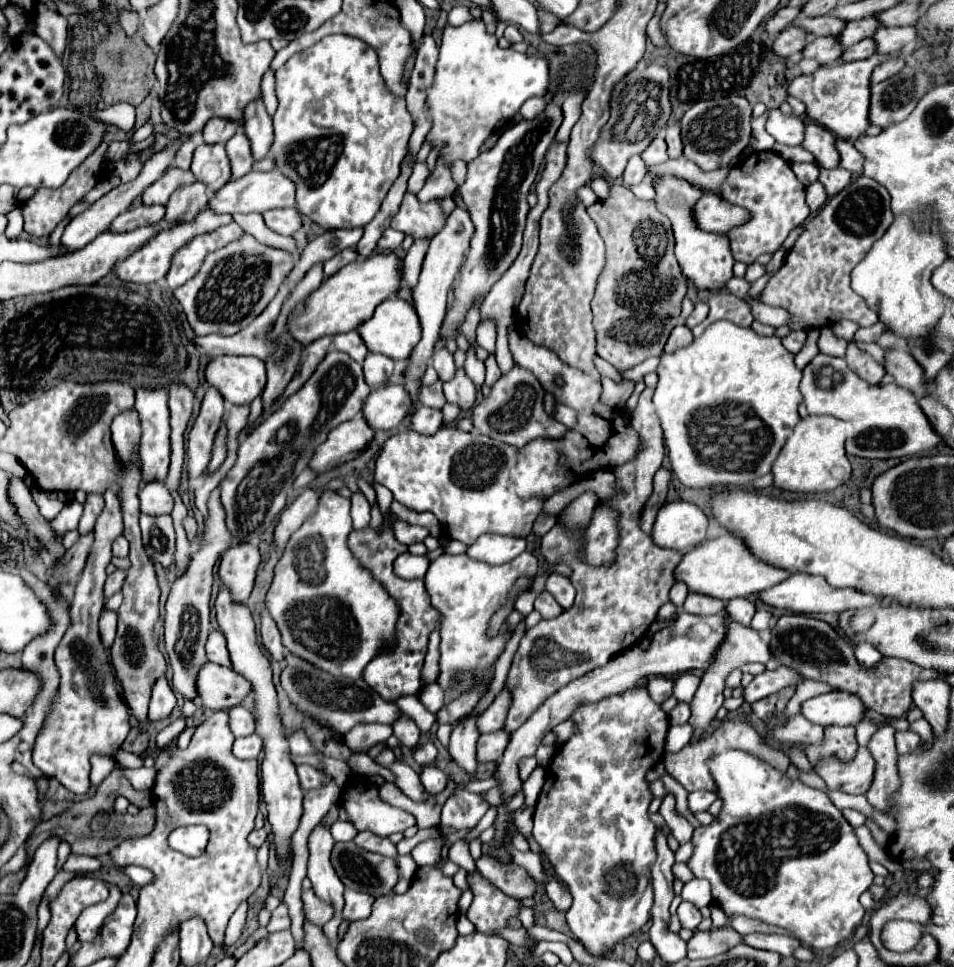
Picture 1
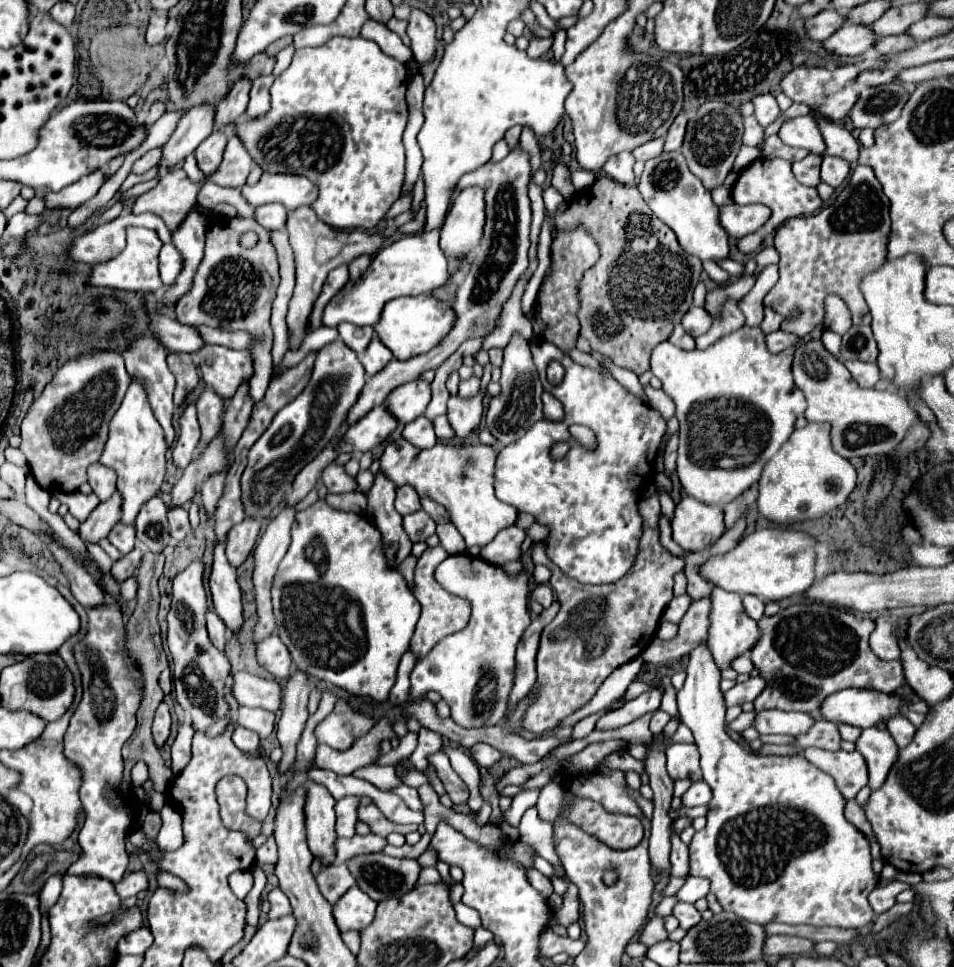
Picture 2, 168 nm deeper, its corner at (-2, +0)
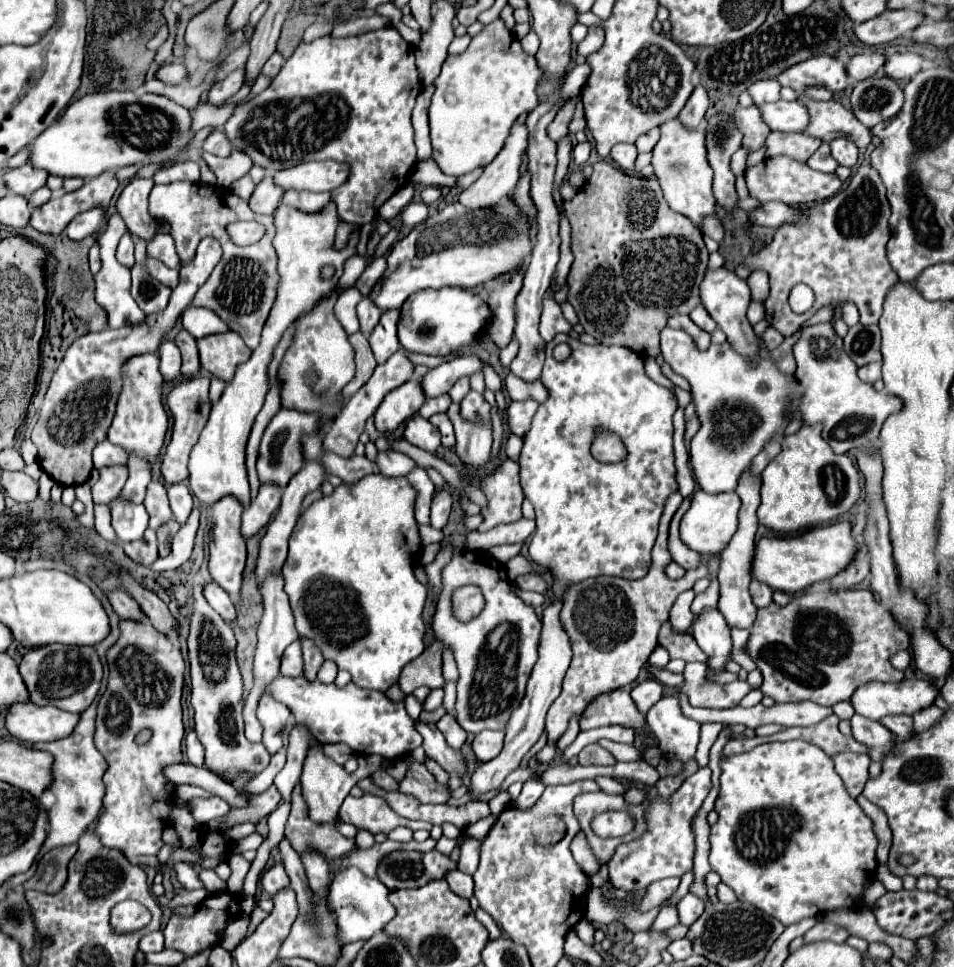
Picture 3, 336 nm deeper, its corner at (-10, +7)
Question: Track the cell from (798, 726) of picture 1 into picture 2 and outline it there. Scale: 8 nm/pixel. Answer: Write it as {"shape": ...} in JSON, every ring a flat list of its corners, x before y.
{"shape":[[762,710,754,718,754,728,760,734,790,734,798,736,810,730,814,718,804,712,784,712,784,710]]}

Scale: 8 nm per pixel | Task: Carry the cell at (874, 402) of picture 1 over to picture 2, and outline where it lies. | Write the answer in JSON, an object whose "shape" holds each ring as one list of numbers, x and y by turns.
{"shape":[[820,340,802,342,794,350,792,374,796,386,804,392,808,408,804,412,808,422,828,422,832,426,832,450,844,458,856,456,880,456,896,448,896,444,906,436,908,428,918,418,916,410,894,390,874,390,860,388,846,366,836,360]]}

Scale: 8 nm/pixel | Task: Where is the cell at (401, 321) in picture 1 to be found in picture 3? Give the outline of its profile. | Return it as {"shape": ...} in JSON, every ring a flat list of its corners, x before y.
{"shape":[[442,287,442,289,424,289,412,293,404,305,400,307,398,321,398,339,402,347,410,353,426,353,426,355,448,355,460,345,470,343,482,333,490,319,490,309,484,301,464,289,458,287]]}

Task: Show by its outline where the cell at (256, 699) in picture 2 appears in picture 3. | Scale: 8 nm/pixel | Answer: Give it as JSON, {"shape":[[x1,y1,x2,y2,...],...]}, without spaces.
{"shape":[[276,677,270,685,266,685,264,689,268,695,272,695,276,701,284,703,292,715,296,717,296,723,304,723,310,727,312,735,322,743,346,743,354,753,360,755,380,755,384,759,398,759,410,751,414,751,418,745,422,745,420,733,414,727,414,721,408,717,404,703,392,703,382,691,370,691,370,689,362,689,354,683,348,683,346,687,336,687,336,685,324,685,320,681,308,683,302,677]]}

